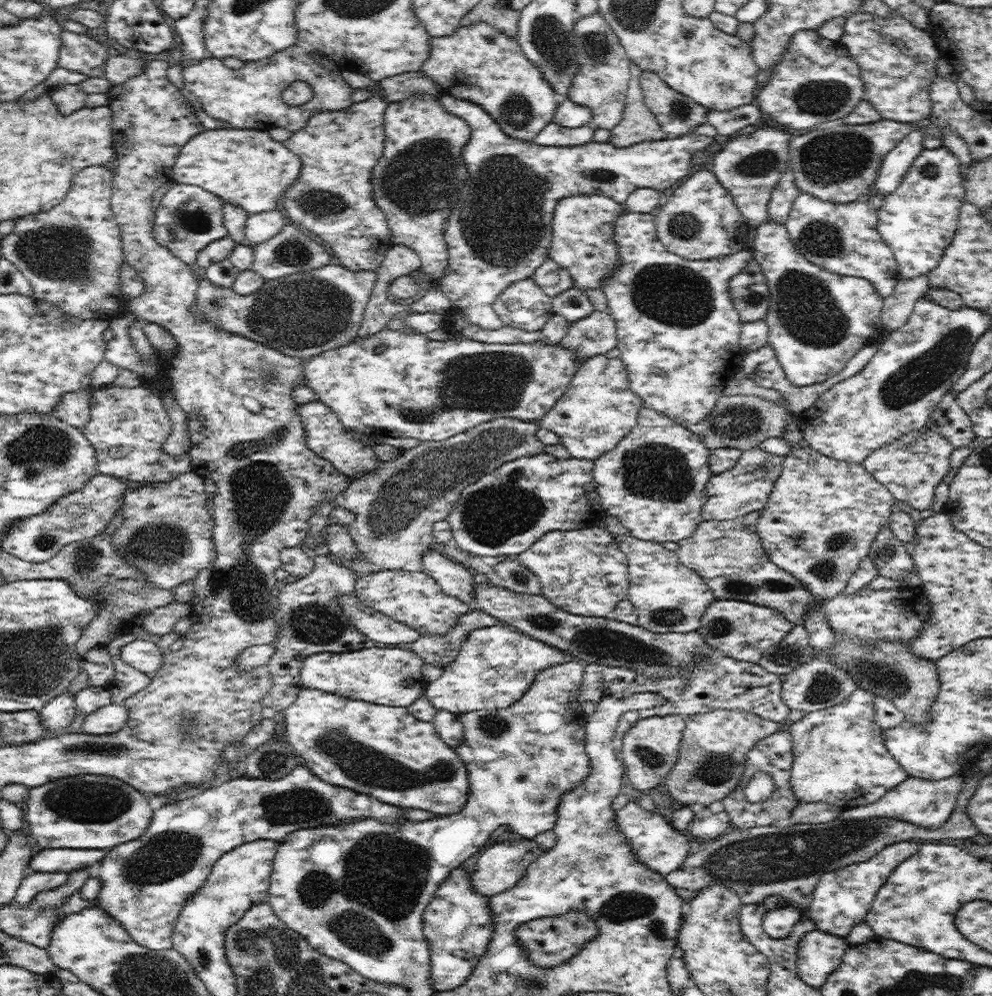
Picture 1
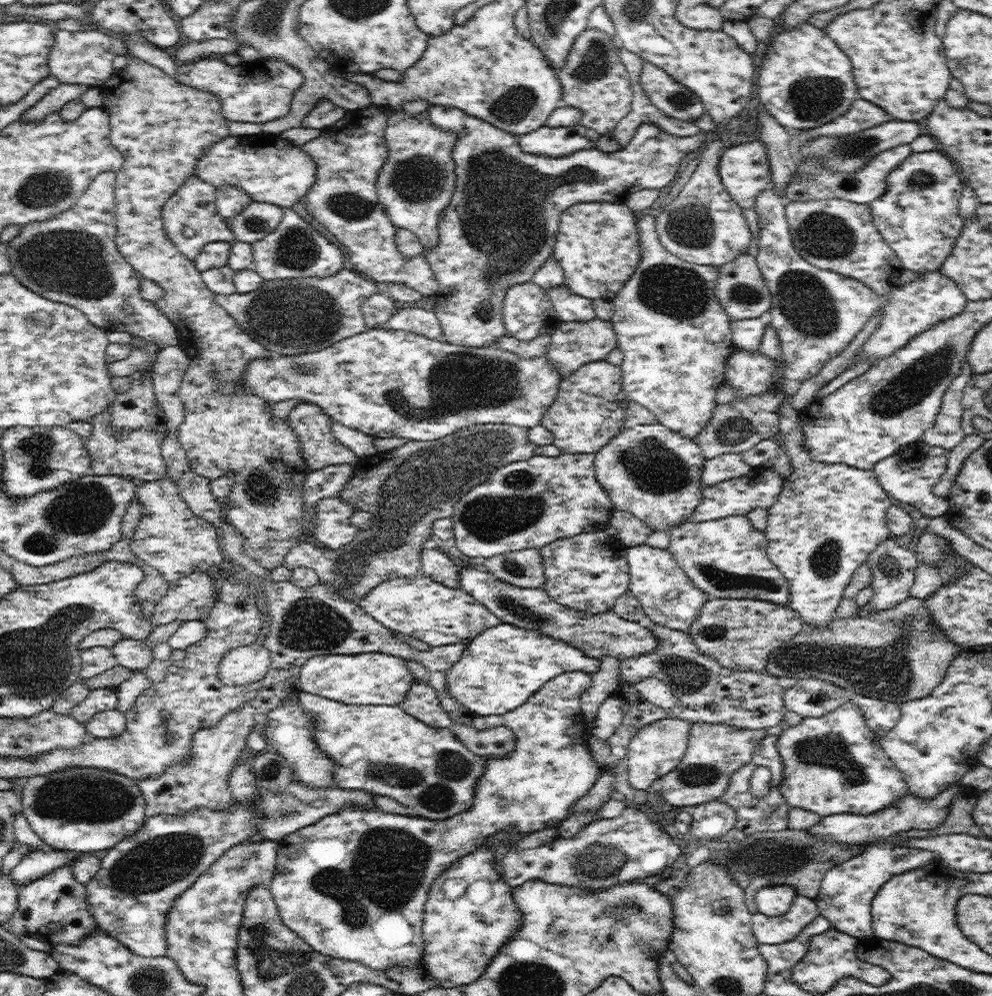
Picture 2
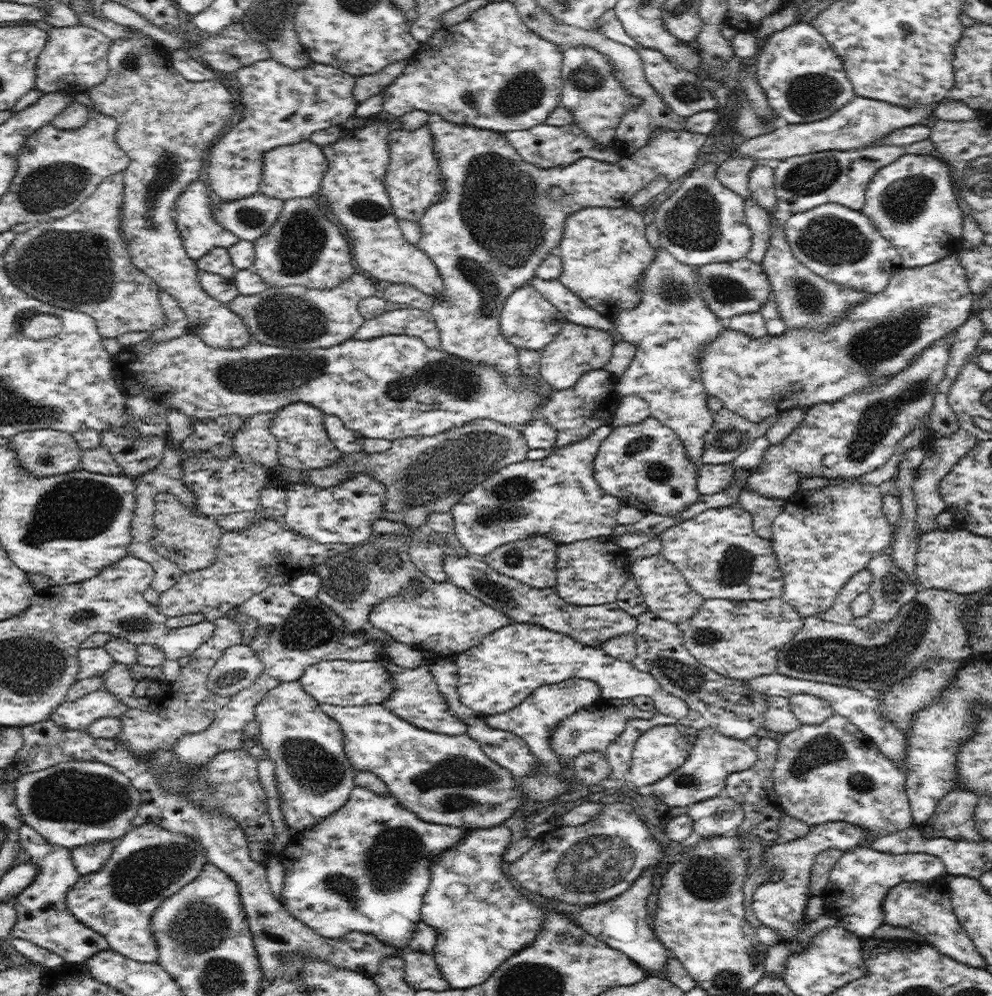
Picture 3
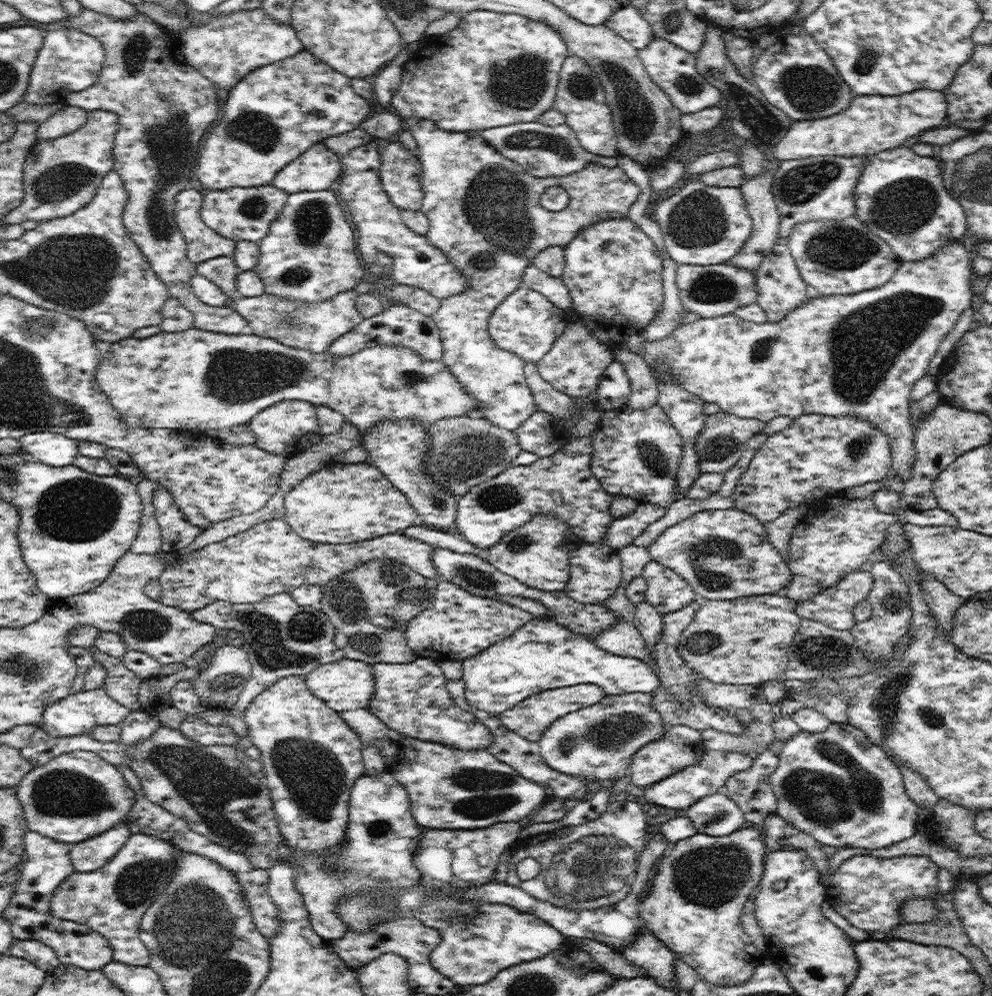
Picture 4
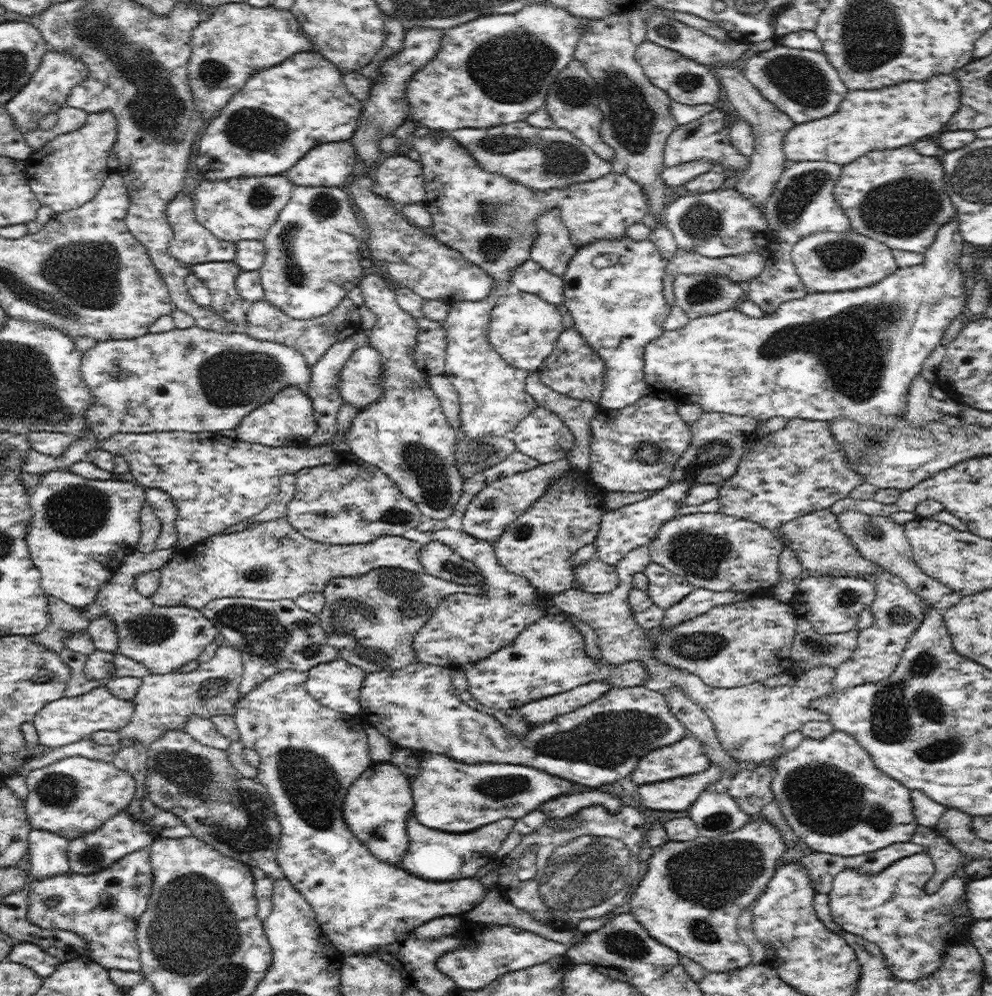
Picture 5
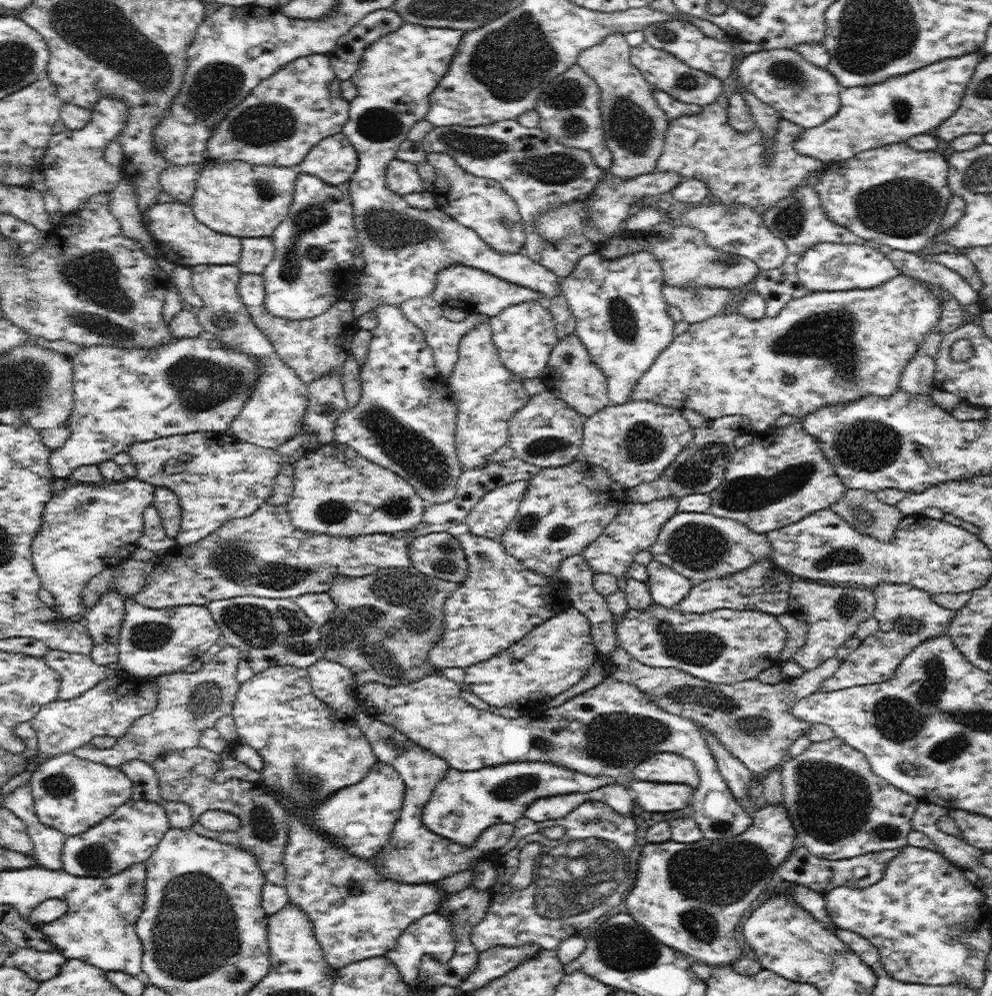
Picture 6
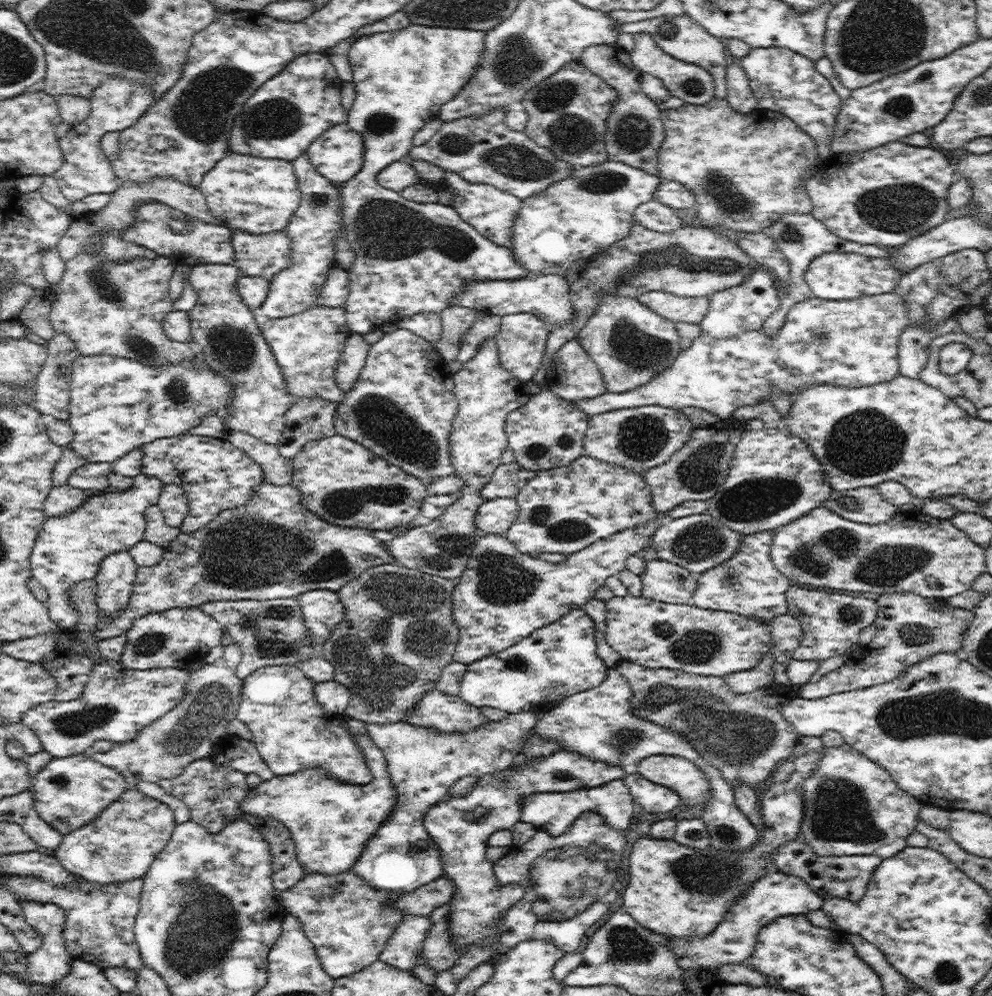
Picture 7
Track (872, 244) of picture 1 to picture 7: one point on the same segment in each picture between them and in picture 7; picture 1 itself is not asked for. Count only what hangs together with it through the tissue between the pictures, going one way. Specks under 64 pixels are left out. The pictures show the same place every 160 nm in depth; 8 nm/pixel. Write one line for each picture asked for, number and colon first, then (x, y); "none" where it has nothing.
2: (839, 235)
3: (841, 245)
4: (837, 257)
5: (827, 261)
6: (829, 266)
7: (835, 275)

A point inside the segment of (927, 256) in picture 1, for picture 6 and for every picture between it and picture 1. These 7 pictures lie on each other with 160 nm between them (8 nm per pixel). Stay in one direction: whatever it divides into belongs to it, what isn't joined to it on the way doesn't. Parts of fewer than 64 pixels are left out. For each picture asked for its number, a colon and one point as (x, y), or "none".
2: (917, 215)
3: (912, 202)
4: (900, 196)
5: (897, 196)
6: (893, 195)

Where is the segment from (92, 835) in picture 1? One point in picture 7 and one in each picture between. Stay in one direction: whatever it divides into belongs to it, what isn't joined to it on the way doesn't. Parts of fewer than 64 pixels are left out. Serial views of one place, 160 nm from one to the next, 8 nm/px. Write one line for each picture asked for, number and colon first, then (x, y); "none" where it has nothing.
2: (85, 809)
3: (71, 804)
4: (77, 796)
5: (74, 796)
6: (71, 794)
7: (69, 792)

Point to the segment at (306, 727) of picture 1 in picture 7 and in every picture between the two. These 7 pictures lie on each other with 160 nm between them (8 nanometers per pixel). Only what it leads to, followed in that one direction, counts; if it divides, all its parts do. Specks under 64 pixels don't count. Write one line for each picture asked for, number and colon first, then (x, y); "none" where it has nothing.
2: (380, 749)
3: (446, 780)
4: (448, 788)
5: (450, 796)
6: (465, 803)
7: (461, 826)

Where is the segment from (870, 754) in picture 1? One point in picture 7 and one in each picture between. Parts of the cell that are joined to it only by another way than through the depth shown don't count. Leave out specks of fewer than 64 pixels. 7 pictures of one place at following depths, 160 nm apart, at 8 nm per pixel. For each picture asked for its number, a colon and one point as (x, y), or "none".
2: (834, 764)
3: (823, 773)
4: (837, 786)
5: (832, 796)
6: (840, 808)
7: (852, 806)

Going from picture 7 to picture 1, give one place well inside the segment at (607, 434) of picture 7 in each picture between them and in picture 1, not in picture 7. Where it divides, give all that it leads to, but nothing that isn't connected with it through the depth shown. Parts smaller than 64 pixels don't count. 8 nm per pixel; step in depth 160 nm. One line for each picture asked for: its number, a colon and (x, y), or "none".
1: (654, 481)
2: (651, 471)
3: (645, 465)
4: (636, 453)
5: (633, 449)
6: (635, 442)

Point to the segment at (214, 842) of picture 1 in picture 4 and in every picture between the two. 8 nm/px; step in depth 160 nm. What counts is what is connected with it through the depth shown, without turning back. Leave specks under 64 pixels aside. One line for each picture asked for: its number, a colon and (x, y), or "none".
2: (139, 879)
3: (149, 863)
4: (112, 900)

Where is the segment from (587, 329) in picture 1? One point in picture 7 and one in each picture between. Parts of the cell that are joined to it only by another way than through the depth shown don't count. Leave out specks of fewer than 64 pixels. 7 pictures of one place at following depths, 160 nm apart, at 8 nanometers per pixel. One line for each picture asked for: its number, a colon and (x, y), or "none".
2: (573, 344)
3: (576, 349)
4: (574, 365)
5: (573, 368)
6: (571, 375)
7: (574, 376)

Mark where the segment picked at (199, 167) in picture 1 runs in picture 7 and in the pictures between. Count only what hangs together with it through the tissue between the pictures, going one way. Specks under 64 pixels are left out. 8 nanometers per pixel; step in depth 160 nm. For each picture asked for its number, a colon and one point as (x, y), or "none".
2: (271, 169)
3: (293, 171)
4: (316, 169)
5: (329, 165)
6: (334, 159)
7: (338, 153)

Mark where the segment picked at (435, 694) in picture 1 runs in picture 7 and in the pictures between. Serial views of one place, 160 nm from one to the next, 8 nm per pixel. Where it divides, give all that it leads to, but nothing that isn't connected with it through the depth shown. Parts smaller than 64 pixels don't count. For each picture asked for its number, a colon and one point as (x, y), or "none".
2: (499, 670)
3: (497, 675)
4: (541, 655)
5: (548, 657)
6: (551, 658)
7: (559, 659)

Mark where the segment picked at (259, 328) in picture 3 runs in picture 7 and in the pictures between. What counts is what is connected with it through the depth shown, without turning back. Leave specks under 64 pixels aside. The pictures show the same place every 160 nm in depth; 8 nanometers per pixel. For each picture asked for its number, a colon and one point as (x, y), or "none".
4: (314, 327)
5: (312, 338)
6: (313, 348)
7: (307, 346)

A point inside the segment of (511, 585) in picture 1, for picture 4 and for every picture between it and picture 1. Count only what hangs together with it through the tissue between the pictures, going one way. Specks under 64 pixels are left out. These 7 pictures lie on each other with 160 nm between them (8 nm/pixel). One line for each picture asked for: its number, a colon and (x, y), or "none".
2: (524, 568)
3: (533, 560)
4: (538, 554)

